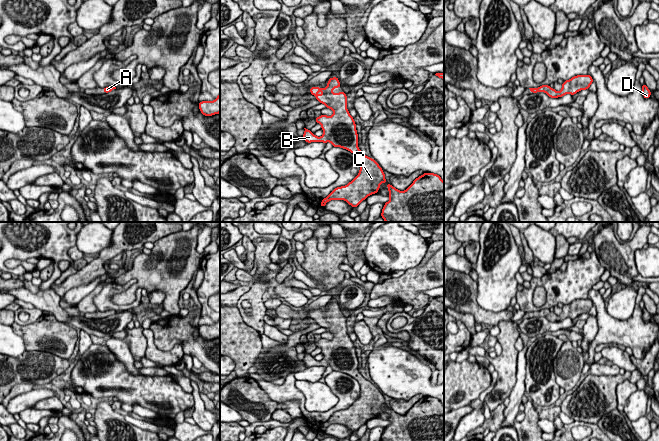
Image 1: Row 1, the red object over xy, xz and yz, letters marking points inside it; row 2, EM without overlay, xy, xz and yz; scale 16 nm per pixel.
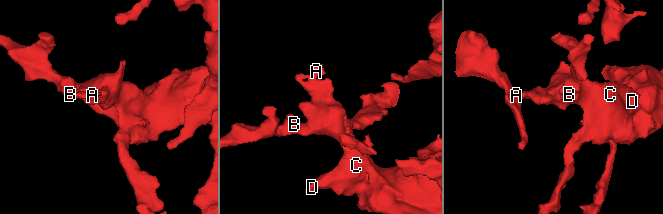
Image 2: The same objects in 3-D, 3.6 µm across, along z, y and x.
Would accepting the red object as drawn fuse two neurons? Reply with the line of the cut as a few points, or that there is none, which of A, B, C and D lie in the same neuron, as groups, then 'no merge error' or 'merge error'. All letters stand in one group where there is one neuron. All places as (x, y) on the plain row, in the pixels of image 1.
cut none; groups A B C D; no merge error

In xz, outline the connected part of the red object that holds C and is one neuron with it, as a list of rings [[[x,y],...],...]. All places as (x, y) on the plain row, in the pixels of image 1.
[[[332,301],[326,312],[310,312],[310,318],[334,337],[315,342],[324,356],[321,361],[306,352],[302,361],[307,367],[330,366],[333,371],[350,375],[358,381],[360,394],[347,409],[335,412],[321,425],[320,430],[324,431],[330,424],[344,424],[356,432],[368,420],[376,418],[384,406],[390,424],[384,428],[381,441],[444,441],[444,406],[439,399],[423,397],[405,415],[400,415],[386,405],[379,388],[359,373],[356,347],[347,333],[347,319],[344,315],[332,316],[339,311],[338,301]]]

